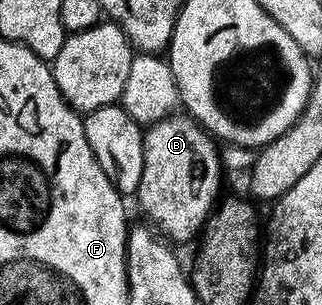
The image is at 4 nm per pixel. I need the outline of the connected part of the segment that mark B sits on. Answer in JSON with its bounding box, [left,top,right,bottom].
[137,113,225,244]

